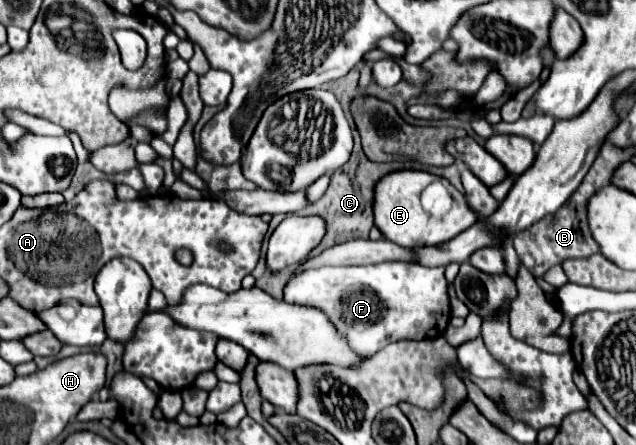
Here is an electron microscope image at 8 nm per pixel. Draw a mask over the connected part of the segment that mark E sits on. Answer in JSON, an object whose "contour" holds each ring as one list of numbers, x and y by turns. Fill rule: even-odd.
{"contour":[[404,170,404,172,392,172,376,184,374,222,376,228,380,228,380,232,384,234,384,238,392,240,394,244,400,244,404,248,420,248,420,246,438,246,452,240,466,228,476,224,478,216,476,210,470,208,466,196,460,194,448,180,428,172]]}

